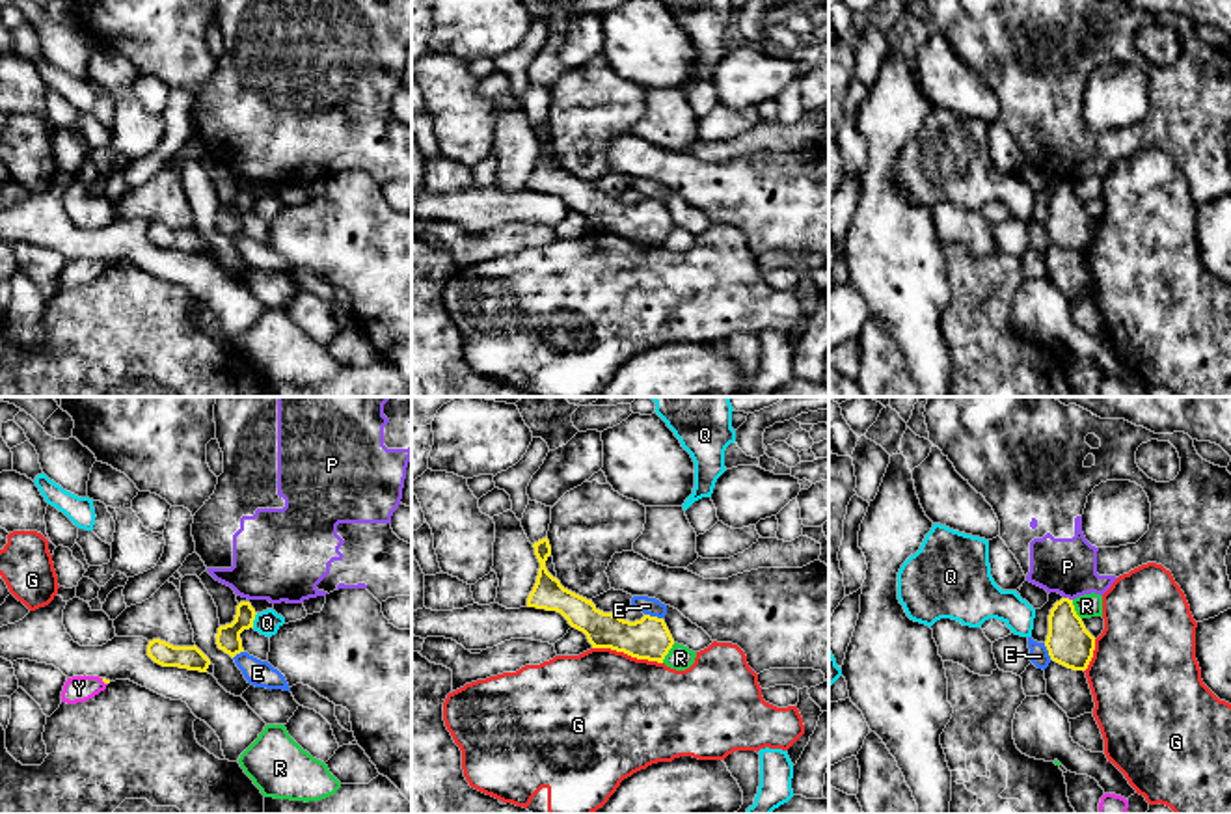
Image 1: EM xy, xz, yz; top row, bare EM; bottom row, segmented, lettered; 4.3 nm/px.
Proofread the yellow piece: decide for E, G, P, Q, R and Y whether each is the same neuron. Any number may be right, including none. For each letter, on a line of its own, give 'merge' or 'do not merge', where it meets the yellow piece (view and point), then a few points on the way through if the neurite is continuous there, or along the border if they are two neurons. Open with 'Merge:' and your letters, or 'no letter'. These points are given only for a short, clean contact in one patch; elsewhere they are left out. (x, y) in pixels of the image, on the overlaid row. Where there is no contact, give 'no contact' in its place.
Merge: Y
E: do not merge | xz (654, 617) | along xz (645, 613), (662, 619)
G: do not merge | xz (628, 654) | along xz (593, 647), (609, 647), (662, 664)
P: do not merge | yz (1068, 598) | along yz (1064, 596), (1071, 600)
Q: do not merge | xy (254, 619) | along xy (257, 613), (252, 626)
R: do not merge | xz (667, 652) | along xz (675, 643), (662, 662)
Y: merge | xy (105, 682) | across xy (105, 680), (105, 682), (79, 688)

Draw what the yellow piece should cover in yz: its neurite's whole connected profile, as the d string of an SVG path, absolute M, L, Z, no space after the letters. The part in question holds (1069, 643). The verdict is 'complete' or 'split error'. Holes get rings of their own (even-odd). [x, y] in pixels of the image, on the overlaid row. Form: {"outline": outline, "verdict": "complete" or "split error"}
{"outline": "M1062 598L1050 609L1045 646L1052 661L1073 671L1088 669L1095 650L1095 637L1076 615L1073 600Z", "verdict": "complete"}

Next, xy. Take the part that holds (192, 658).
{"outline": "M153 639L147 644L147 656L162 667L179 667L207 672L210 659L194 646L173 646L166 641Z", "verdict": "complete"}

